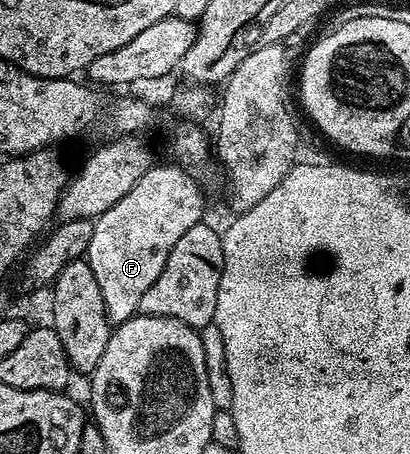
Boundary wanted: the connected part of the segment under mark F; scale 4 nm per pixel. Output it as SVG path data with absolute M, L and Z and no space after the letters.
M154 164L152 169L115 203L103 215L93 221L93 234L89 244L87 260L91 271L95 275L95 283L99 283L99 291L103 291L105 314L110 322L120 323L137 313L139 299L143 299L143 291L159 279L159 271L163 271L163 263L167 263L167 255L171 255L171 247L179 243L179 239L191 227L202 224L205 213L205 197L201 189L188 177L186 170L180 164L173 165Z

